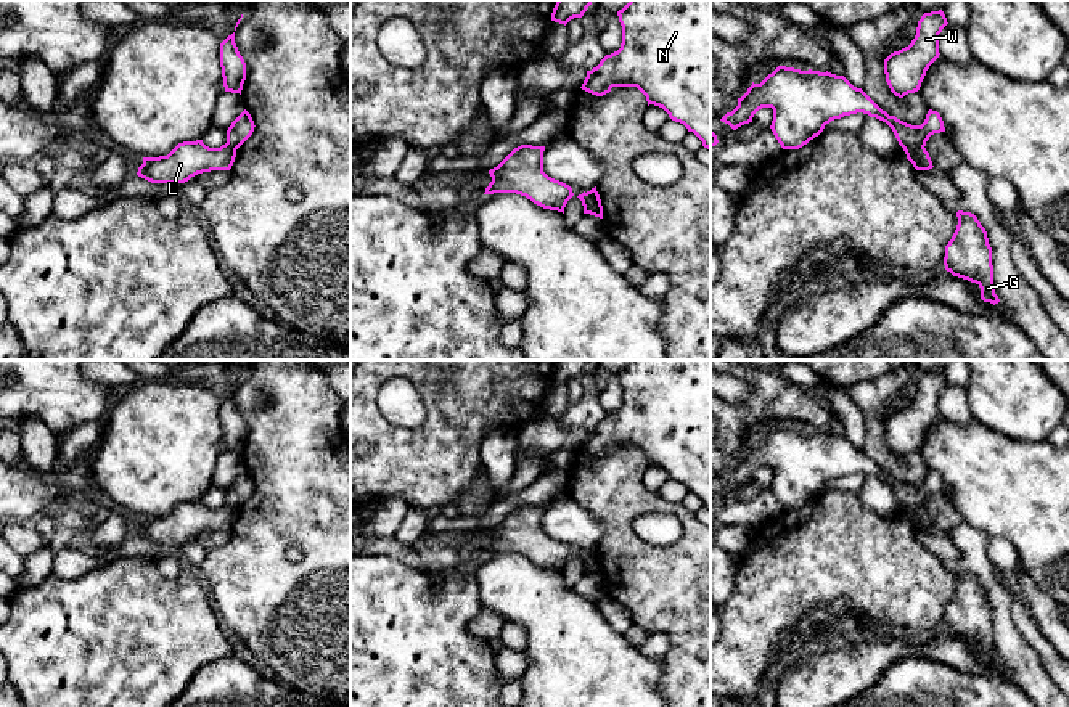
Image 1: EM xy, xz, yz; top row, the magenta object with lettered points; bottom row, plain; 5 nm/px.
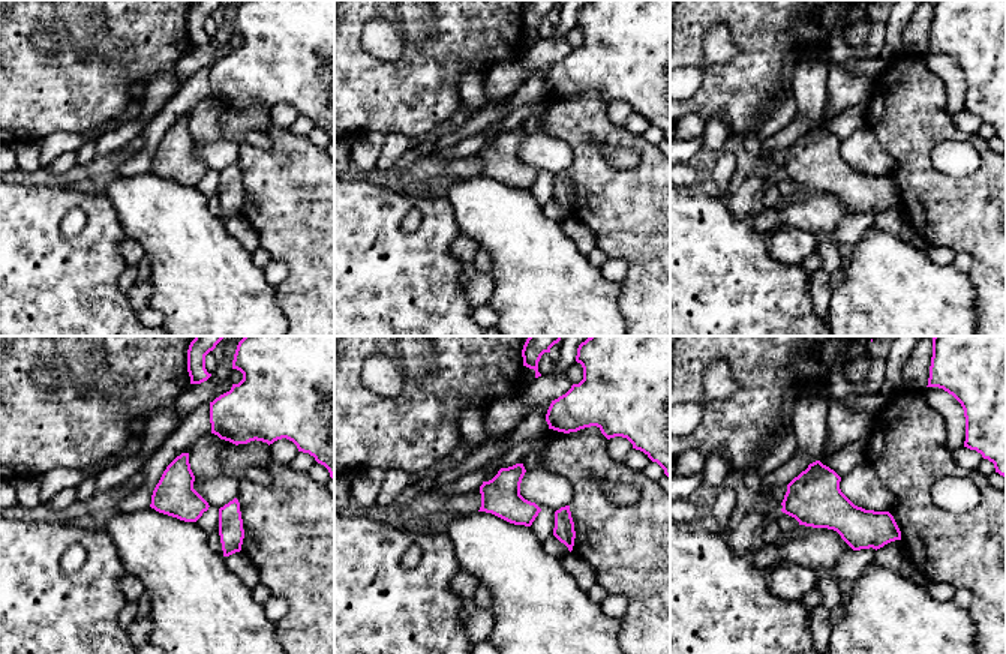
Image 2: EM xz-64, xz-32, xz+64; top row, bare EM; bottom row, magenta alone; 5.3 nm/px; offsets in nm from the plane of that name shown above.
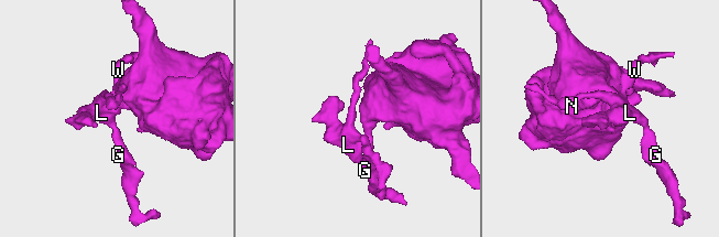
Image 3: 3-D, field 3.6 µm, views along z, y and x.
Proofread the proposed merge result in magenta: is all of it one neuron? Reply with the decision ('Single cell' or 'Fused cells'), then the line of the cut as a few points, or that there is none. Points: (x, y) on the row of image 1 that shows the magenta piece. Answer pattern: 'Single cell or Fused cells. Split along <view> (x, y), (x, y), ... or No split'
Fused cells. Split along yz (923, 145), (904, 148)

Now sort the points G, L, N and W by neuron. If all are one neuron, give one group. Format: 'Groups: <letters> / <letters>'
Groups: G L W / N

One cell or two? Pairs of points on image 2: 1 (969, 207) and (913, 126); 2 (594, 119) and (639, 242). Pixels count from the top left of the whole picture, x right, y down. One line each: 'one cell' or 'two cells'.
1: one cell
2: one cell

